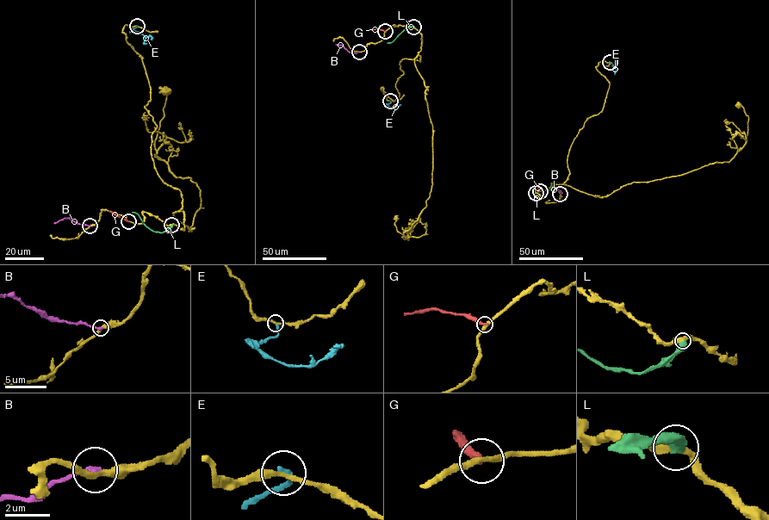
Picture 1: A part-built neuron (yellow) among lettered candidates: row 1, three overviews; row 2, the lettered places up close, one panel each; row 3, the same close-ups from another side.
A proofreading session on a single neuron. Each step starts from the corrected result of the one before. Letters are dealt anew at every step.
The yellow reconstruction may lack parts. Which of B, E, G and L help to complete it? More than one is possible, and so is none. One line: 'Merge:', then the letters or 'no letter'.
Merge: no letter

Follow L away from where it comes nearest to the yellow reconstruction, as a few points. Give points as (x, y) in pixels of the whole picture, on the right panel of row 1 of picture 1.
L: (536, 193), (536, 197), (540, 198), (551, 185)

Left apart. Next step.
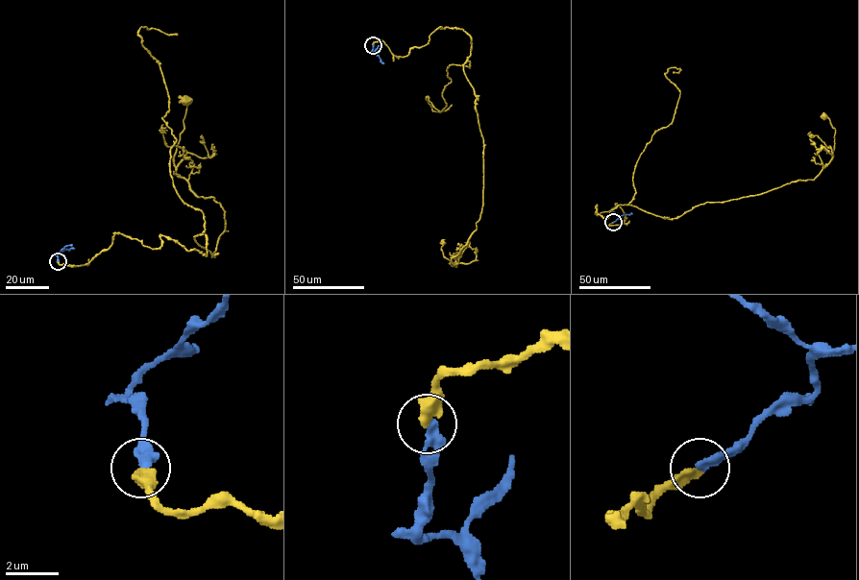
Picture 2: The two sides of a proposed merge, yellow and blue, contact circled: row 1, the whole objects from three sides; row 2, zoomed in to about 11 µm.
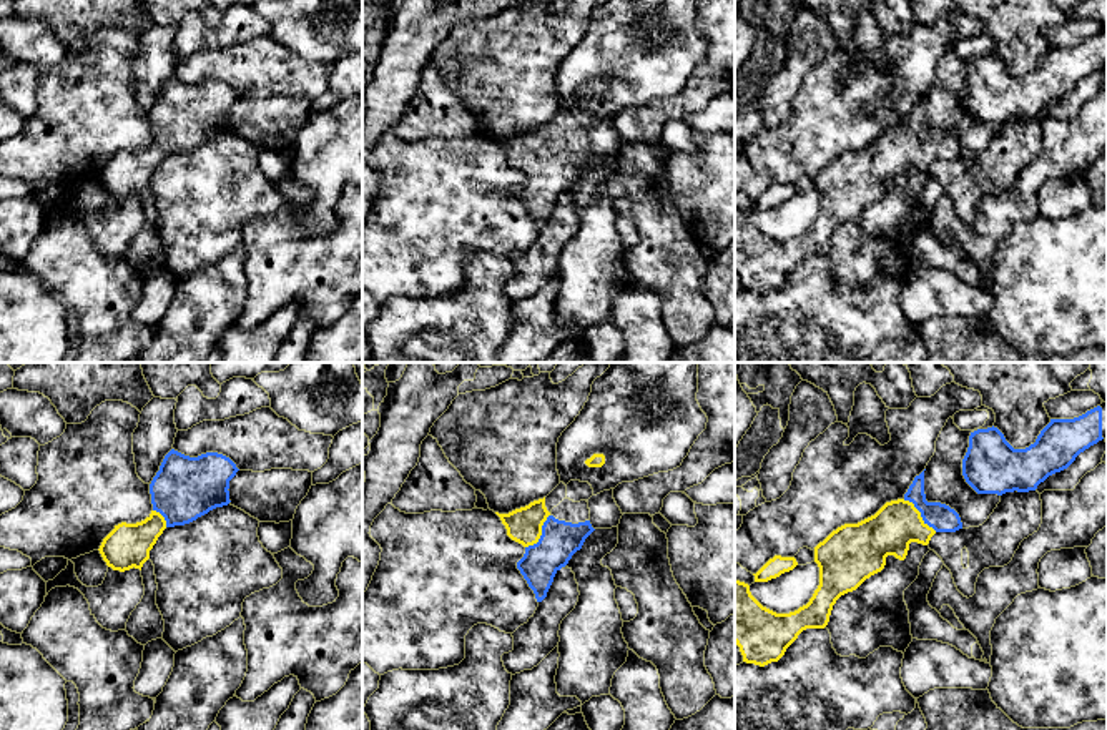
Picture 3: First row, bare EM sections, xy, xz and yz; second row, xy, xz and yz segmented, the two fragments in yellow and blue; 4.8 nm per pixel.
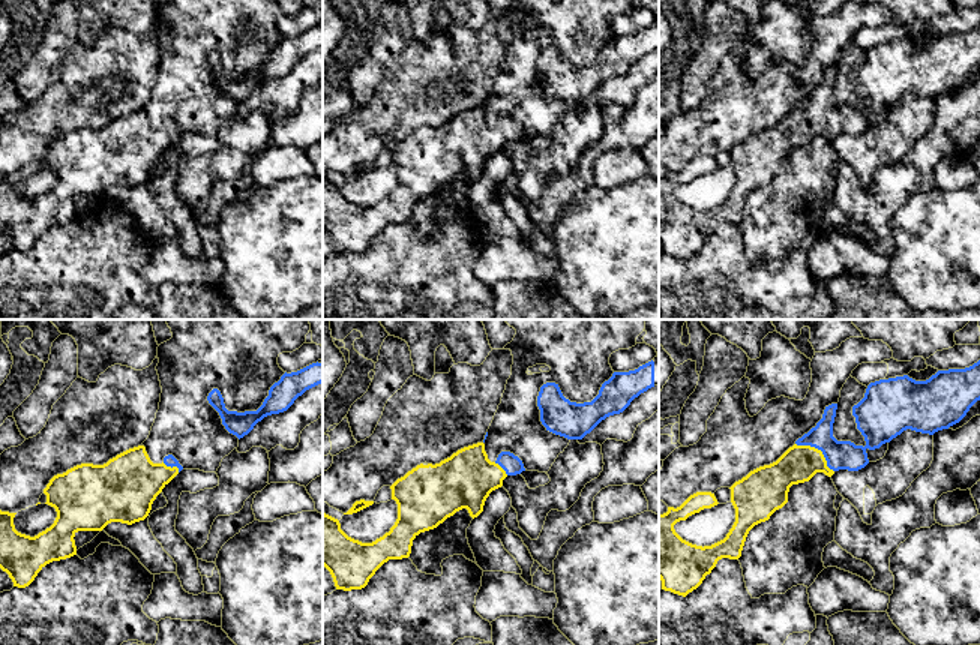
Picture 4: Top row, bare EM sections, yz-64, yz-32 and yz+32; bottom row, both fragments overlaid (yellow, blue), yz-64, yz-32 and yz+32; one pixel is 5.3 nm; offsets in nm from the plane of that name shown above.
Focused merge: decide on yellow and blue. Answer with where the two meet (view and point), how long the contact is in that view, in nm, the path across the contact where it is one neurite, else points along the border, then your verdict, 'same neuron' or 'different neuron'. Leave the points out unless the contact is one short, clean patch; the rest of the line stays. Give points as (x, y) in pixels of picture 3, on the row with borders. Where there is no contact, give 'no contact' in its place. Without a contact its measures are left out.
contact yz (920, 514); length 220 nm; way yz (896, 524), (920, 514), (941, 517); same neuron

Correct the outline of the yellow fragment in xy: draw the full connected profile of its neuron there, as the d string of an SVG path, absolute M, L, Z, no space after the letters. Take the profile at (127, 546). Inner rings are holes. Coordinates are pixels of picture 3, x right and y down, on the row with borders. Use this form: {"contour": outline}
{"contour": "M171 449L150 484L151 514L136 524L121 522L103 539L100 554L113 570L140 569L166 527L184 525L228 506L229 481L239 469L218 452L198 457Z"}

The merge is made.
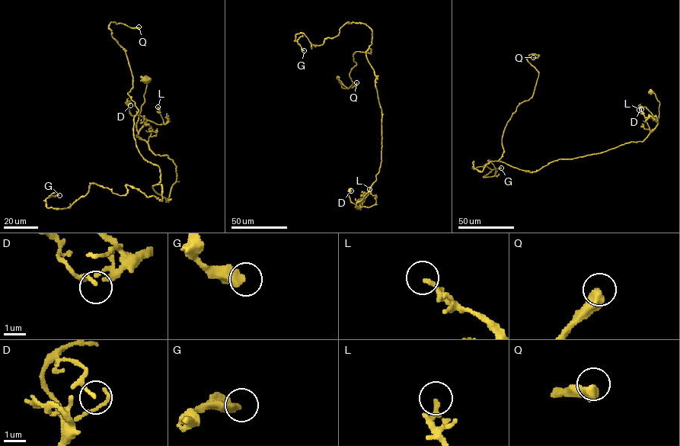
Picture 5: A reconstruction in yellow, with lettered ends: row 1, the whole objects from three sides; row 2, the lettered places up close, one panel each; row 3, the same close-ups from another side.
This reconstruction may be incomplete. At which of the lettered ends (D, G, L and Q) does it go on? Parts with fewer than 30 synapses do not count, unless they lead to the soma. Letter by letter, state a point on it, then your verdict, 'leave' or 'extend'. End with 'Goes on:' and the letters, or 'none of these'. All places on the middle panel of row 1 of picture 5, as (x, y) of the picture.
D: place (351, 190); leave
G: place (304, 50); leave
L: place (369, 189); leave
Q: place (356, 82); leave
Goes on: none of these

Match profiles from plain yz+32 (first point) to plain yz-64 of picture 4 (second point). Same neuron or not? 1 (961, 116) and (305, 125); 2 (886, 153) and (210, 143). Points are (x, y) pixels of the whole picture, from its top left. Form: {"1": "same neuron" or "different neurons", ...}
{"1": "same neuron", "2": "different neurons"}

